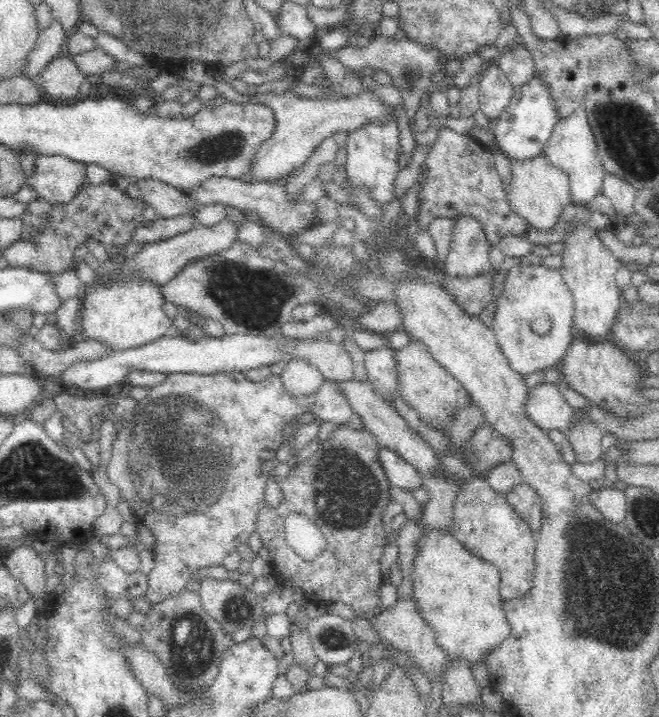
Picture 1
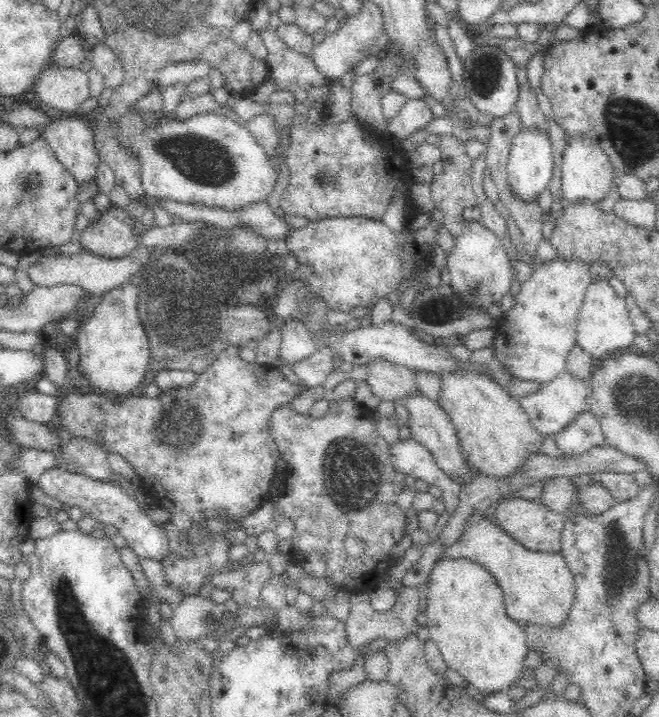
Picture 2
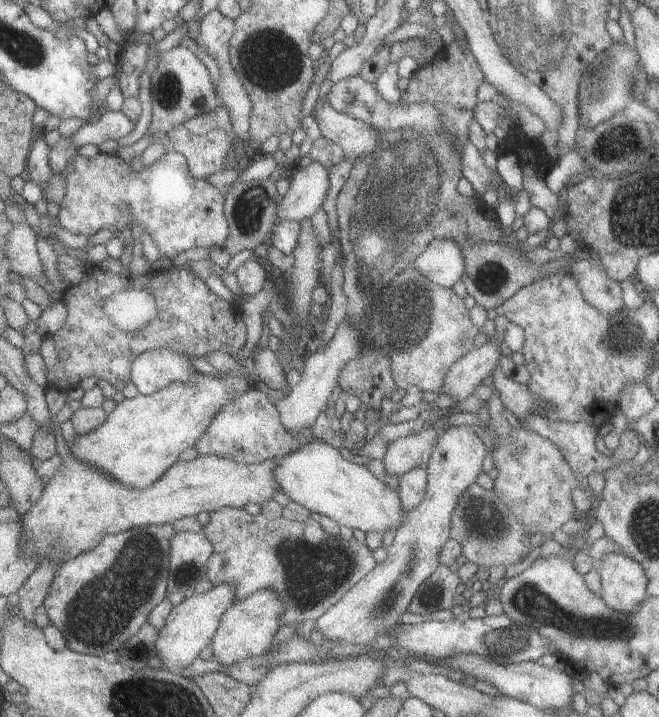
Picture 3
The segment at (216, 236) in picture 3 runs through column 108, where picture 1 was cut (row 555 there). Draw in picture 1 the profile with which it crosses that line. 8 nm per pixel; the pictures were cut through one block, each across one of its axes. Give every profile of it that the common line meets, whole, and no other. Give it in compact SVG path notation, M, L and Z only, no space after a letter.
M214 370L212 373L175 373L168 375L166 380L146 392L143 400L137 401L134 409L128 413L128 424L123 428L117 438L113 441L112 457L106 474L108 480L118 486L123 500L128 502L134 519L145 524L154 535L154 545L152 548L154 566L147 576L147 588L142 598L150 606L159 604L168 598L180 594L186 582L195 578L194 574L202 568L214 568L214 566L223 566L224 558L237 550L241 544L247 544L249 536L255 531L255 524L259 509L266 503L264 497L265 476L261 474L261 463L264 453L276 452L283 441L282 431L286 424L291 420L312 412L317 400L317 392L306 393L304 395L290 393L284 380L280 375L270 374L261 382L251 382L245 376L245 373L236 370Z

